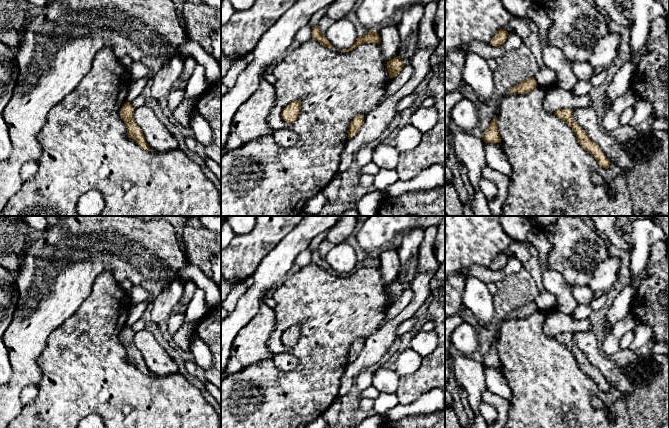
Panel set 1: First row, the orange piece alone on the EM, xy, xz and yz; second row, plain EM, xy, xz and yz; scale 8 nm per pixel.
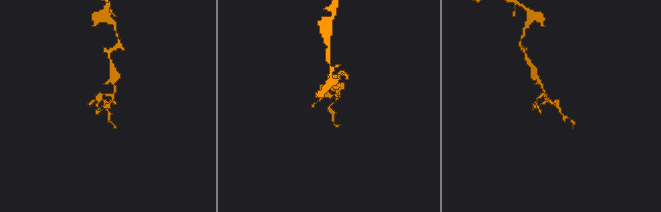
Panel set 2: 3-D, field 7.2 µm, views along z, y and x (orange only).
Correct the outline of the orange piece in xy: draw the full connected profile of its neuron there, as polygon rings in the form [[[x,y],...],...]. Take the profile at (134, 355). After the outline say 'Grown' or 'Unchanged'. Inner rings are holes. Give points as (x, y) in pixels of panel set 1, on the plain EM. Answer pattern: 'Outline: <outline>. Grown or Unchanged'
Outline: [[[126,326],[120,334],[120,341],[127,351],[128,361],[133,363],[142,373],[150,375],[141,352],[133,342],[134,333],[129,326]]]. Unchanged

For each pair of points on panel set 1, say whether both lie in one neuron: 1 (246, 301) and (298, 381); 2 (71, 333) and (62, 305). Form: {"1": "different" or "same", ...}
{"1": "different", "2": "different"}

